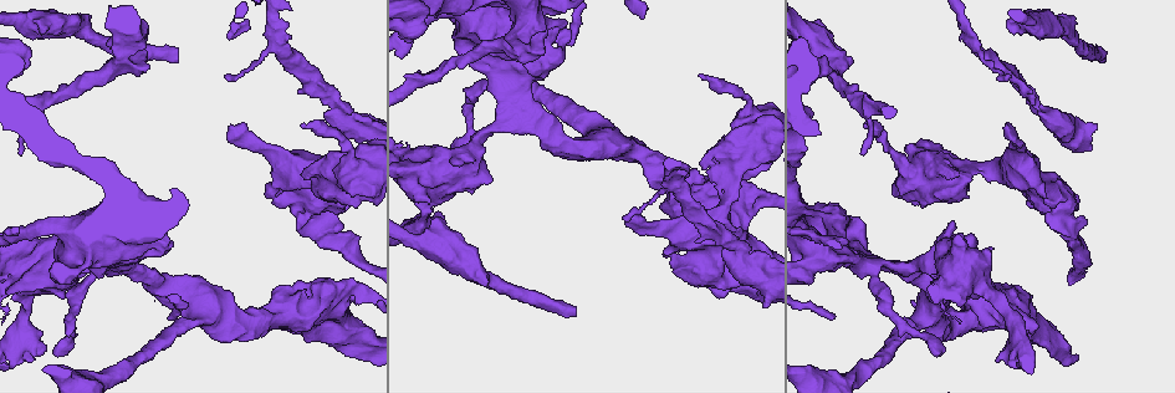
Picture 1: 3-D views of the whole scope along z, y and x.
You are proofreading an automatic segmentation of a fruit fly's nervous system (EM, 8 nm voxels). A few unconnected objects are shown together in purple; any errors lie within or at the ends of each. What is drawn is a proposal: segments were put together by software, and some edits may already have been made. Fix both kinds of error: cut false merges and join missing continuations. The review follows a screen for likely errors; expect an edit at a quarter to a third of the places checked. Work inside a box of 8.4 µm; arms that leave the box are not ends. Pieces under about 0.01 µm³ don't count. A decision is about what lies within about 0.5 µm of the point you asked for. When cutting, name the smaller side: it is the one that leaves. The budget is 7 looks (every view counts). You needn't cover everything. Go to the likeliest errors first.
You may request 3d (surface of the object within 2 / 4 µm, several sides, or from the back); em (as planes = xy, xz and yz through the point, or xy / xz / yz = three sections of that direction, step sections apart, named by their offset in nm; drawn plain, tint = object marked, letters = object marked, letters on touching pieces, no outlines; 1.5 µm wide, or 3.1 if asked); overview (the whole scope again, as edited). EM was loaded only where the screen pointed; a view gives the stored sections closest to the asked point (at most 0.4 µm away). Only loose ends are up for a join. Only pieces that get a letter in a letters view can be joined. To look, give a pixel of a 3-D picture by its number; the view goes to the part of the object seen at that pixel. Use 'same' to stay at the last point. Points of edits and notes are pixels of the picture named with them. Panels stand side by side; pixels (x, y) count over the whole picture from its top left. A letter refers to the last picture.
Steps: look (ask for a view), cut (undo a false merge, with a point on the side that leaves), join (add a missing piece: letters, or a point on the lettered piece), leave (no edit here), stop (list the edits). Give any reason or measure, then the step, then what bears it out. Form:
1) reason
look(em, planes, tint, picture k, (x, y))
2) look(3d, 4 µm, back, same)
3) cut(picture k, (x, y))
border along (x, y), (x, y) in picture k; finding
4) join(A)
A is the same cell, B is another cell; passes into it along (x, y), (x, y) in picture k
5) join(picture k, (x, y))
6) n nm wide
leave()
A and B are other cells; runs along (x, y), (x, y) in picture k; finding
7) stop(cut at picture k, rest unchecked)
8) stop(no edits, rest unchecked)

look(3d, 2 µm, picture 1, (1104, 62))

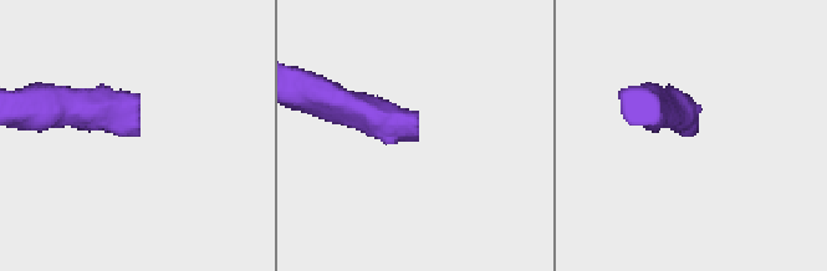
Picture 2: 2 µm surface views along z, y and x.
look(em, yz, step 8, letters, picture 2, (135, 134))

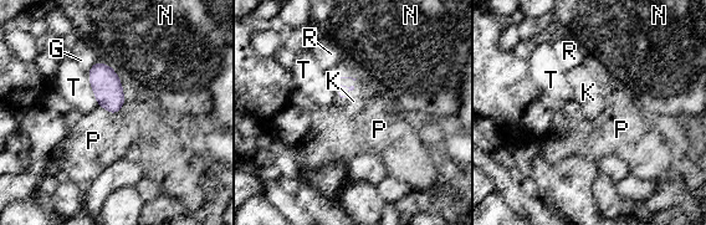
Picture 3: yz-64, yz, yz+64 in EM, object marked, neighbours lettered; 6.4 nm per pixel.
another direction
look(em, planes, letters, same)

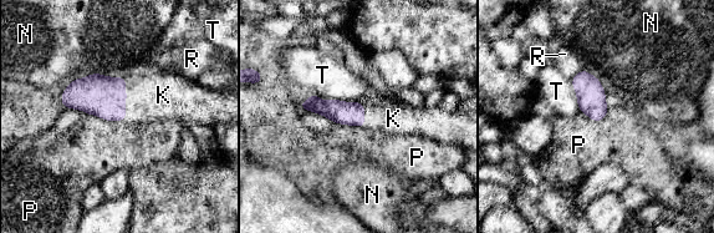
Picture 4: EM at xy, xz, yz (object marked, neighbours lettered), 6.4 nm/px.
160 nm wide
join(K)
K is the same cell, N, P, R and T are other cells; the neuron continues

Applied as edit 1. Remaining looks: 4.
look(overview)

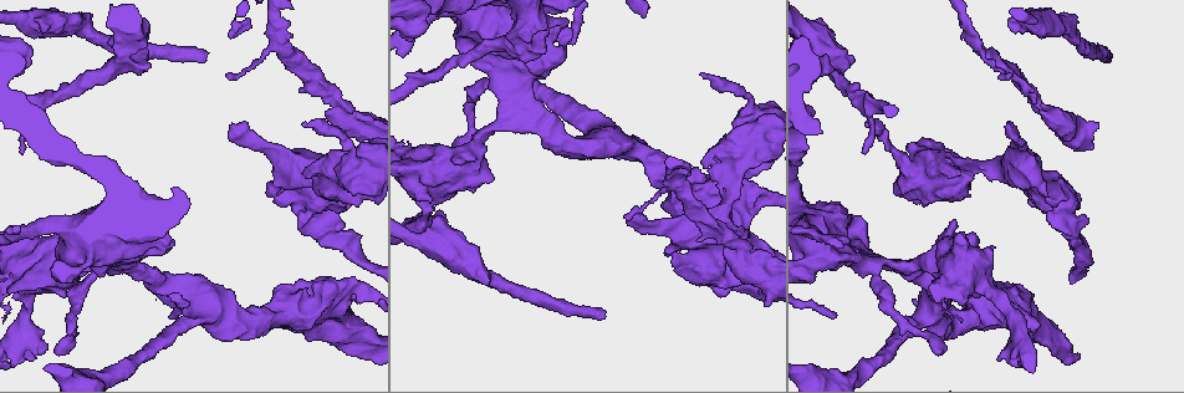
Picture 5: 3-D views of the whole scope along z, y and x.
look(em, xz, step 8, letters, picture 5, (1007, 127))

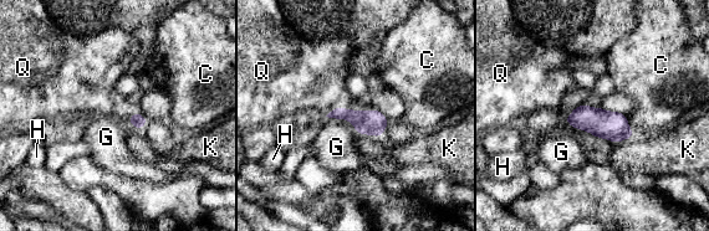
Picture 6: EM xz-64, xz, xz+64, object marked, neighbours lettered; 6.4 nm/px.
another direction
look(em, planes, letters, same)

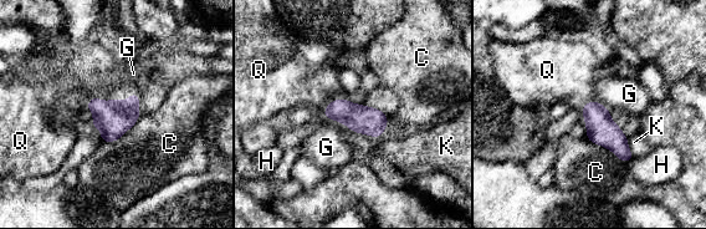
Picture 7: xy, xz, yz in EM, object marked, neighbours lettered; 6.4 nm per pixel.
join(Q)
Q is the same cell, C, G, H and K are other cells; passes into it along (113, 117), (97, 98), (92, 71) in picture 7; the neuron continues

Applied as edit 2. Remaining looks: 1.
stop(join at picture 4, join at picture 7, rest unchecked)

